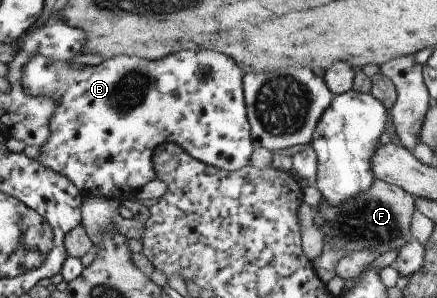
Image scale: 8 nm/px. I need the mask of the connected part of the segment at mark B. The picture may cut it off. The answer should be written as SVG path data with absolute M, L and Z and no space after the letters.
M183 50L176 54L168 55L164 58L141 58L138 54L118 55L114 58L107 58L98 66L85 66L79 64L69 65L65 60L53 60L47 56L33 56L27 60L25 68L23 68L23 88L27 90L27 94L31 96L49 96L57 102L57 110L53 116L51 124L51 138L40 150L38 161L45 168L55 170L63 176L67 176L78 188L84 196L105 196L106 198L117 199L119 202L123 200L134 200L137 192L155 181L158 177L155 171L154 154L159 146L167 143L174 143L181 146L183 150L187 150L193 158L207 165L217 166L221 170L234 172L242 170L245 166L250 165L251 158L254 157L254 135L251 134L250 119L247 116L246 91L244 90L244 80L246 68L239 65L229 55L221 54L213 50Z

